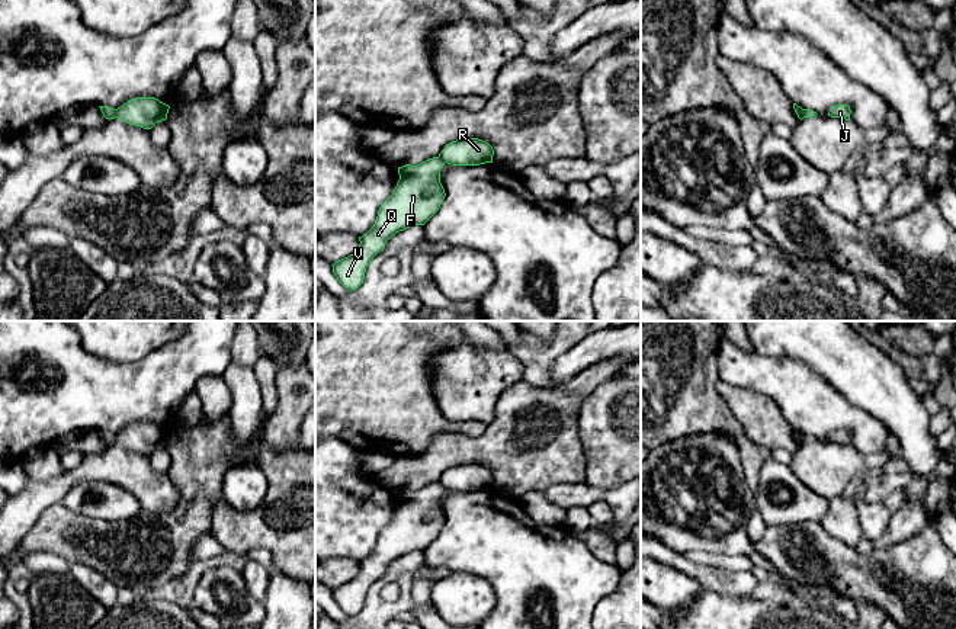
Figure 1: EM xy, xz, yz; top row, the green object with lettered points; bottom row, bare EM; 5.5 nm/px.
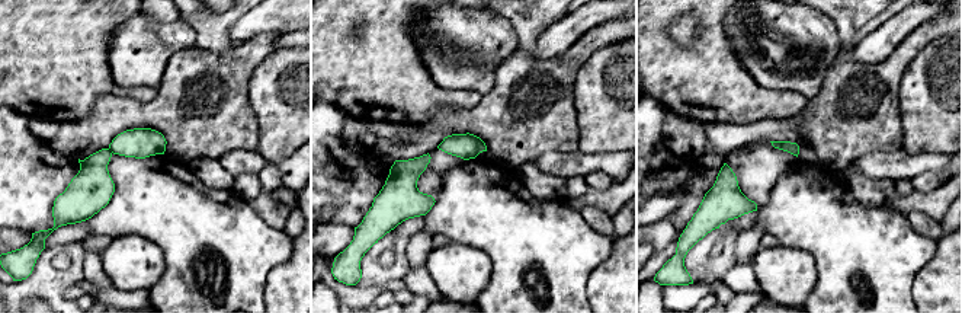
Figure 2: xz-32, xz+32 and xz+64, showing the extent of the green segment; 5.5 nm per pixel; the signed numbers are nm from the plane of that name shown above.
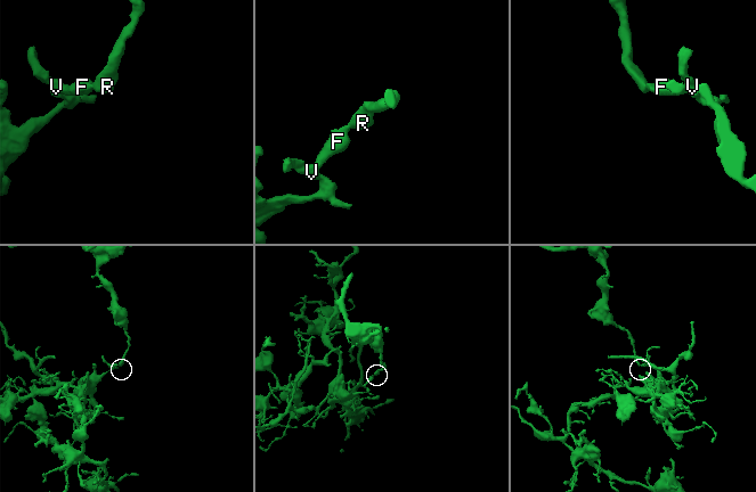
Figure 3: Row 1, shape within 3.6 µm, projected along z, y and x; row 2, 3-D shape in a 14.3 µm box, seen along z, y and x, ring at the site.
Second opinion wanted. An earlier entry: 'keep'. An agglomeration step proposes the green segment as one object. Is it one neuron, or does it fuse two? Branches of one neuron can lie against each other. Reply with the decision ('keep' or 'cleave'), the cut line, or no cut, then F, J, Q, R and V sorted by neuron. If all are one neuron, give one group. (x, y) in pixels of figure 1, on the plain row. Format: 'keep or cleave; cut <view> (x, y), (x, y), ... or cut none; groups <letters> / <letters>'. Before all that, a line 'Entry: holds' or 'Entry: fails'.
Entry: fails
cleave; cut xy (116, 435), (114, 442); groups F J Q V / R

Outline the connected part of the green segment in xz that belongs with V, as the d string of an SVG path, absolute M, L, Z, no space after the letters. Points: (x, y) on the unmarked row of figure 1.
M433 482L417 491L398 492L400 506L381 530L373 552L359 562L360 569L353 580L331 590L334 601L349 617L363 609L368 590L392 561L424 551L439 536L446 522L440 508L443 491L442 484Z

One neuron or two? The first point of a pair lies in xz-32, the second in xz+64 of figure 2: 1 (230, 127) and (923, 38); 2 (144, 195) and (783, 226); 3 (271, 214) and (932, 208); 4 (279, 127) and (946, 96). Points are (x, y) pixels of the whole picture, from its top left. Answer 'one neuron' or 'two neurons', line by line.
1: one neuron
2: one neuron
3: two neurons
4: one neuron

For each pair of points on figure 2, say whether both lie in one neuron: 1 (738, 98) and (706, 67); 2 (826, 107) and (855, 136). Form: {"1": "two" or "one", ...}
{"1": "one", "2": "one"}

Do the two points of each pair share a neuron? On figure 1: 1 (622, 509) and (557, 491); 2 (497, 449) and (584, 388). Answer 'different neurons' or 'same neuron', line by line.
1: same neuron
2: same neuron

